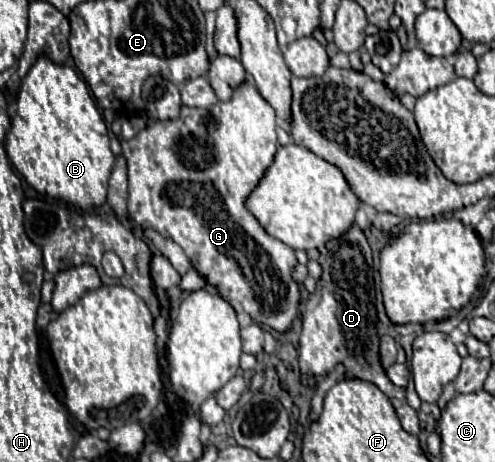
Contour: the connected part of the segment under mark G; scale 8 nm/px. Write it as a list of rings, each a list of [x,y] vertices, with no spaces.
[[[247,78],[233,90],[231,100],[207,110],[183,106],[179,118],[153,122],[135,138],[121,140],[121,148],[129,170],[129,216],[141,228],[151,228],[179,244],[207,284],[215,286],[237,312],[243,310],[257,324],[273,330],[289,330],[299,308],[299,288],[291,278],[291,268],[297,264],[295,252],[269,236],[245,208],[245,198],[257,186],[277,150],[275,110],[259,94],[253,80]]]

